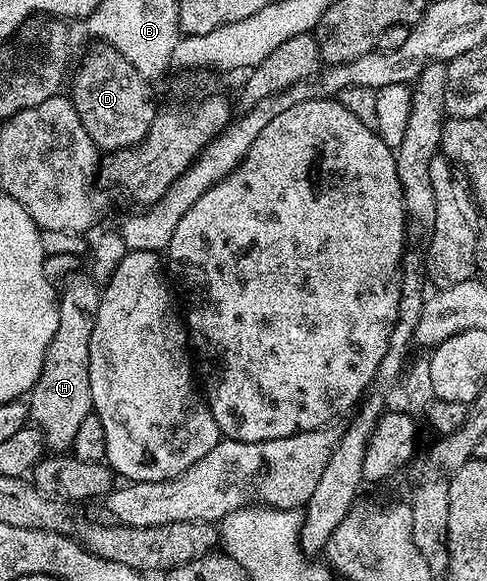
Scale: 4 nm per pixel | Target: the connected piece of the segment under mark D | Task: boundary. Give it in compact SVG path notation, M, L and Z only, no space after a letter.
M100 44L97 47L93 54L81 60L77 70L75 67L70 78L70 101L82 120L82 128L90 132L90 140L94 140L97 150L123 152L139 146L148 137L158 106L152 103L149 79L141 76L130 60L111 46Z

